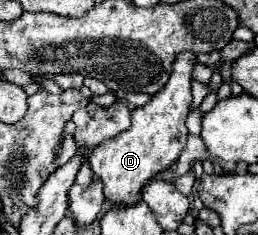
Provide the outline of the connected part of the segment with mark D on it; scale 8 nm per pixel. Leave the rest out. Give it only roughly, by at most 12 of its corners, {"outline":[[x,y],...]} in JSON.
{"outline":[[195,54],[89,154],[113,206],[169,170],[187,142]]}

